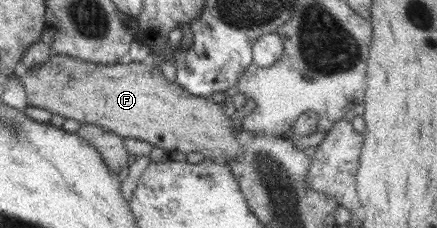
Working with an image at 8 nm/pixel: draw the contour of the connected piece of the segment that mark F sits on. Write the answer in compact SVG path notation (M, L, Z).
M52 54L45 63L31 67L18 77L26 93L29 106L46 109L55 115L75 120L79 124L95 124L124 139L131 137L161 147L167 153L201 153L205 158L225 161L243 153L243 148L230 131L231 117L223 112L223 104L217 104L210 97L188 94L177 83L170 82L161 74L157 64L131 62L98 64L86 62L63 54Z

